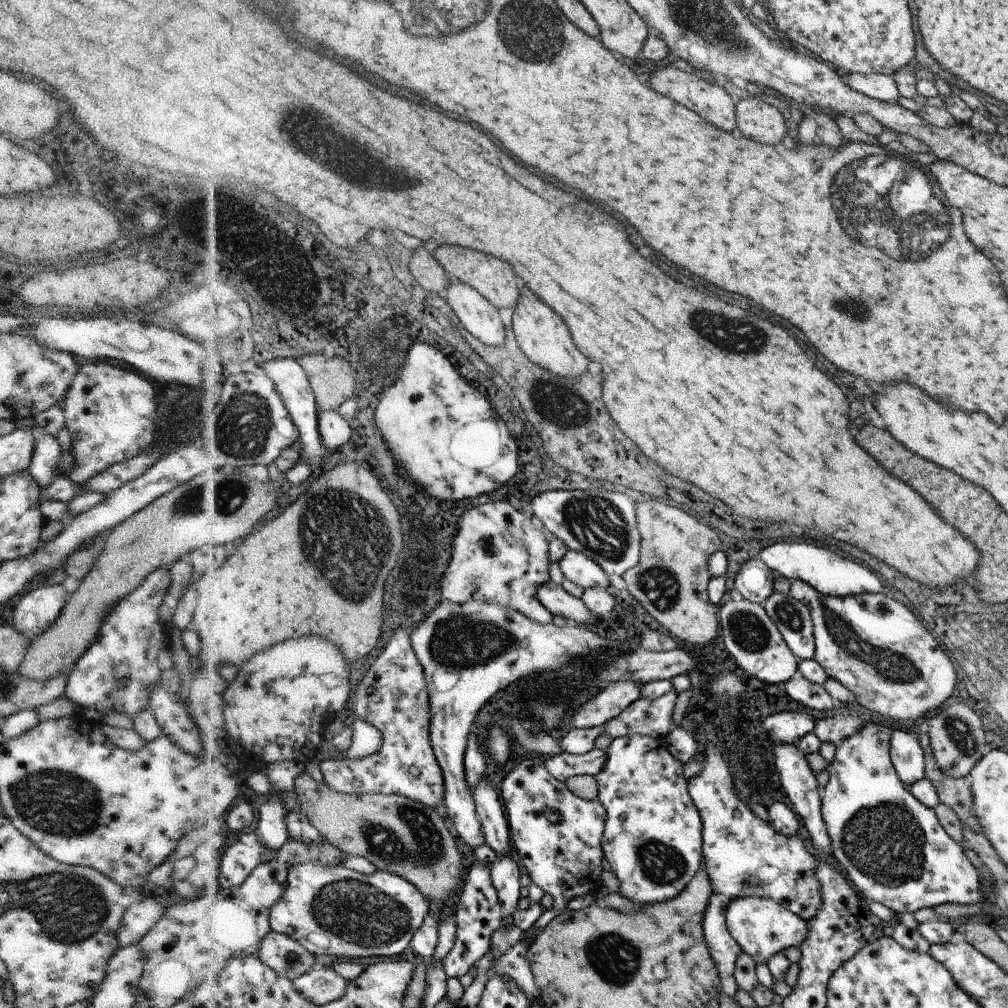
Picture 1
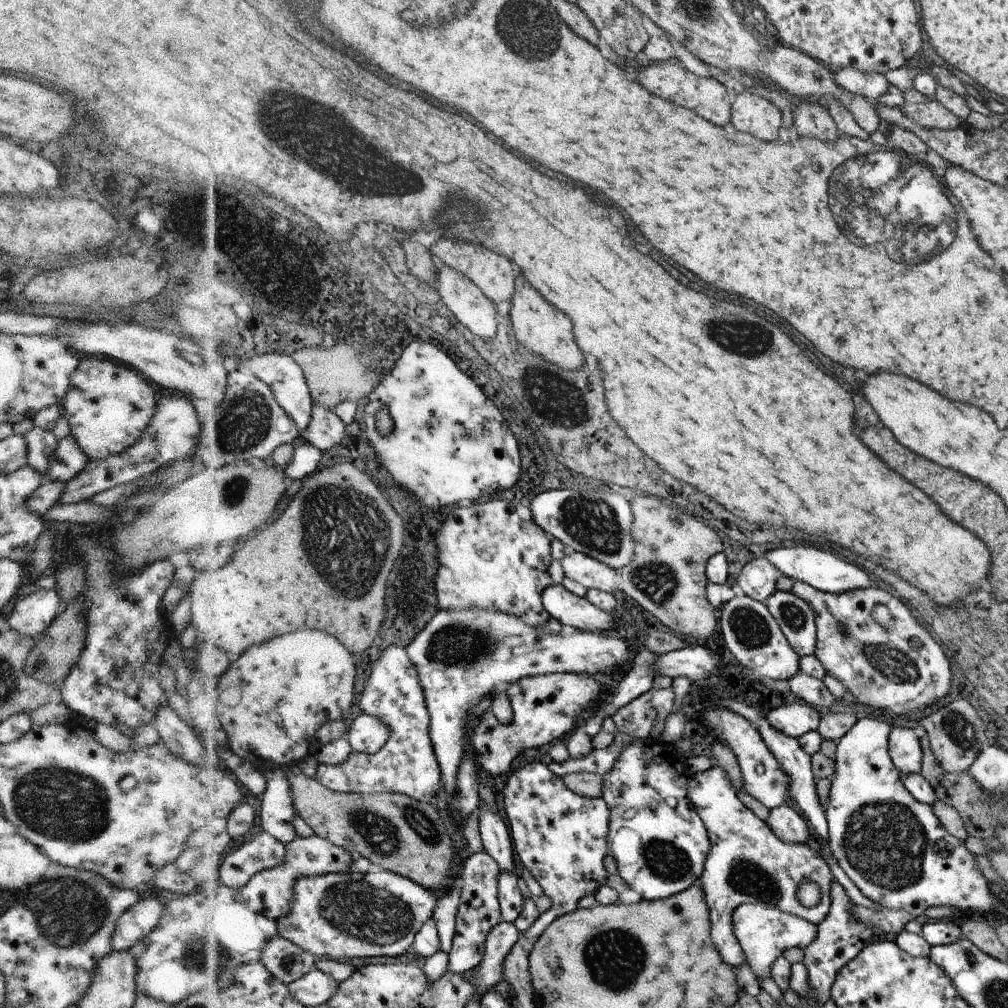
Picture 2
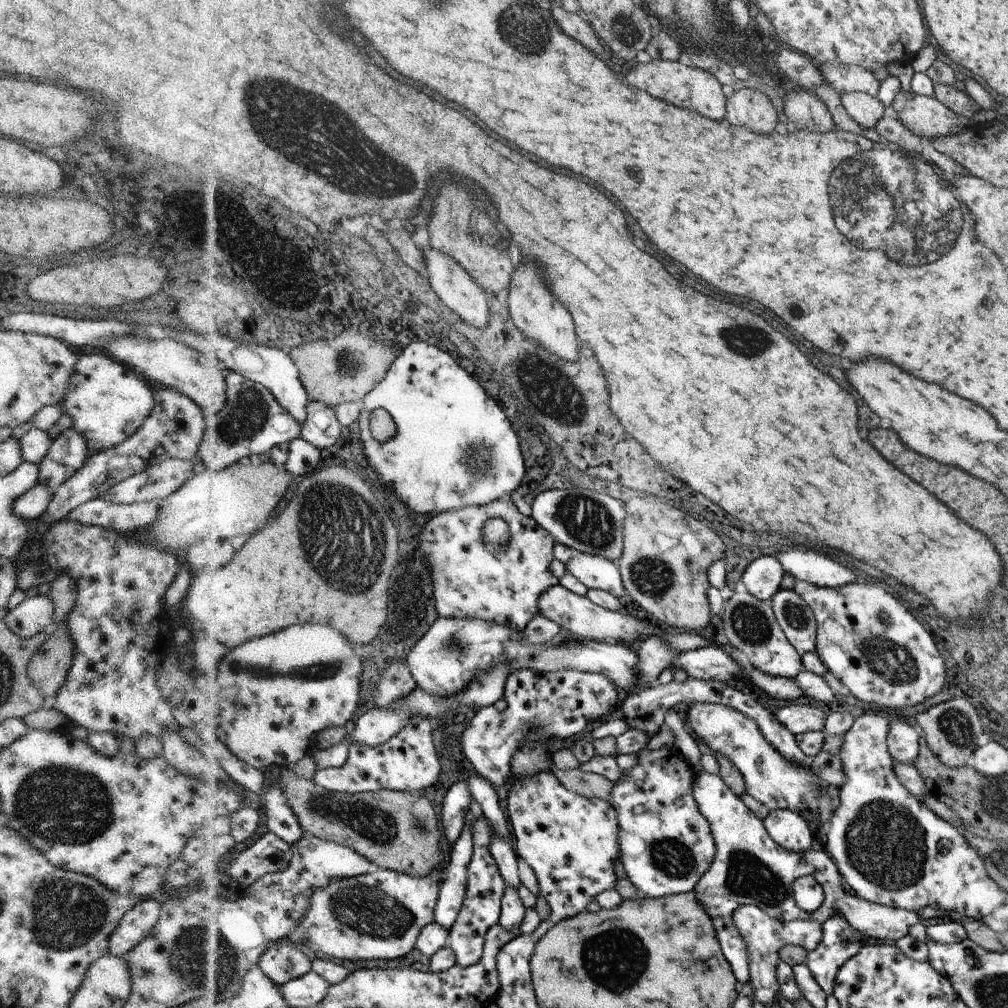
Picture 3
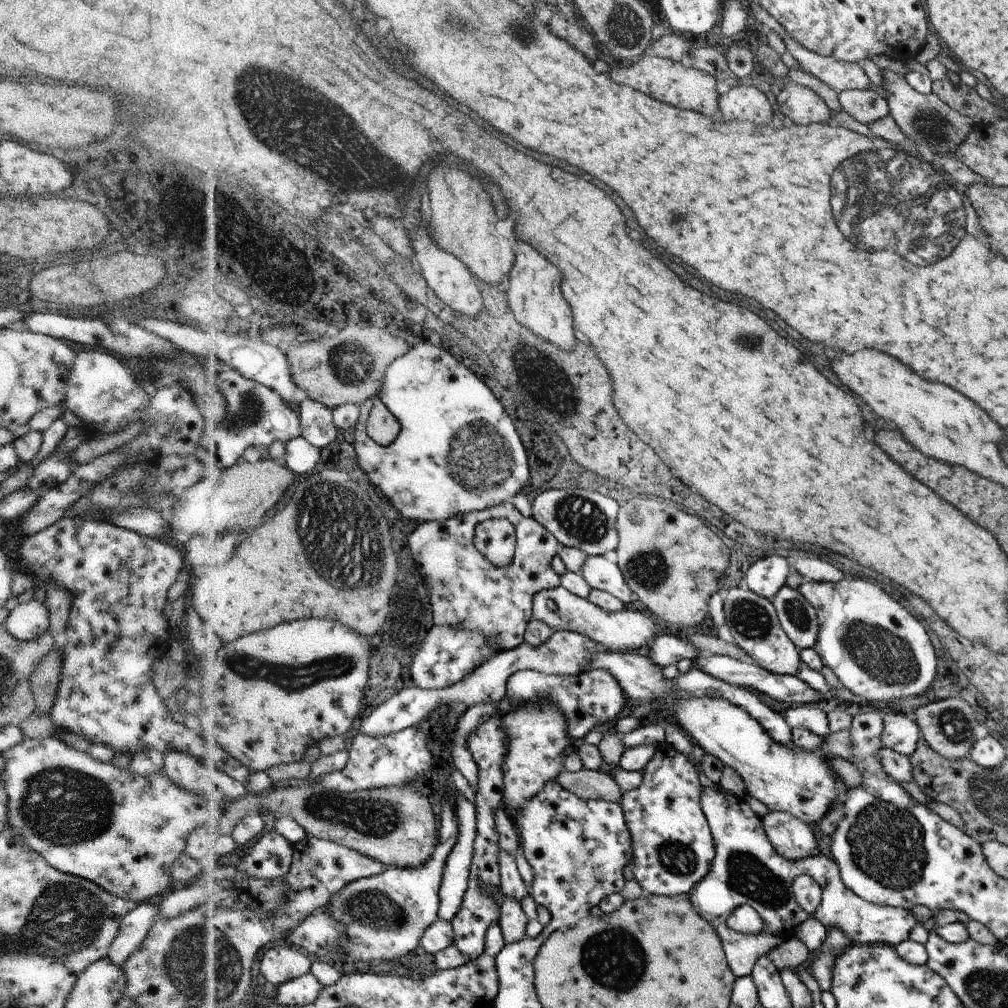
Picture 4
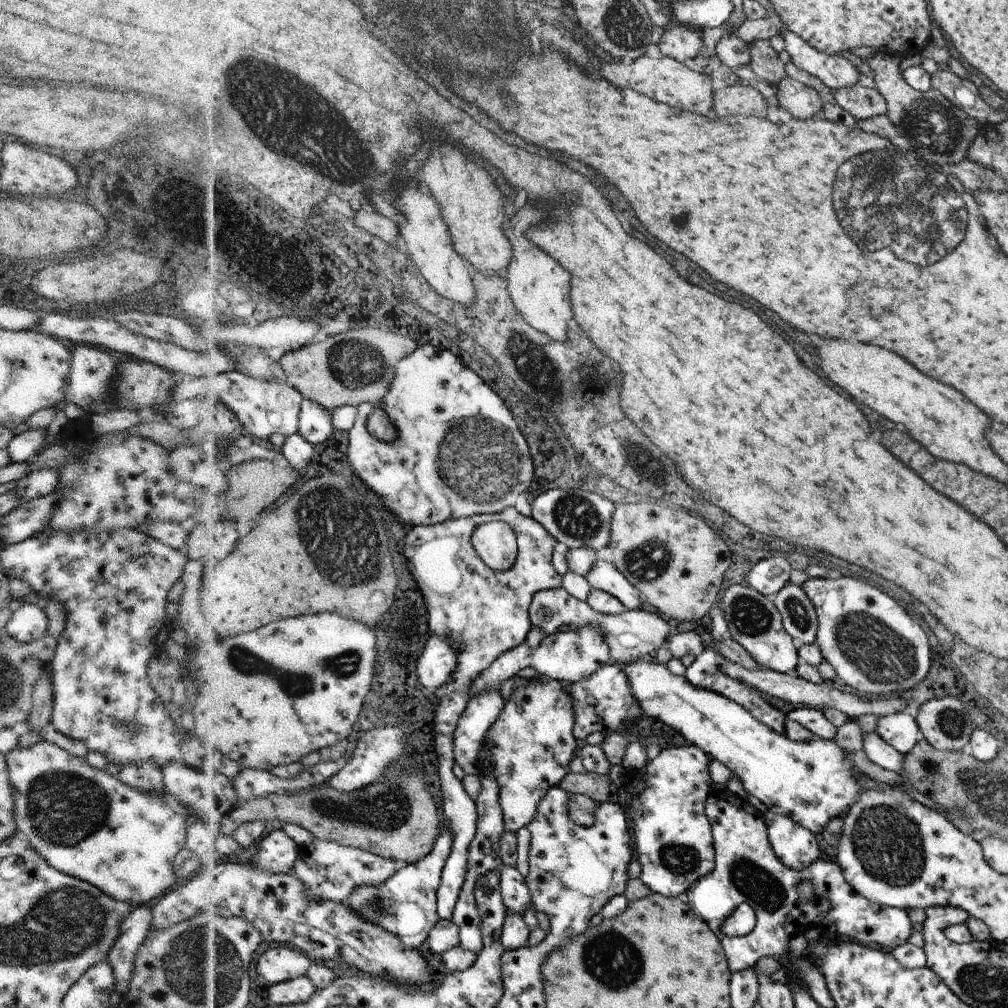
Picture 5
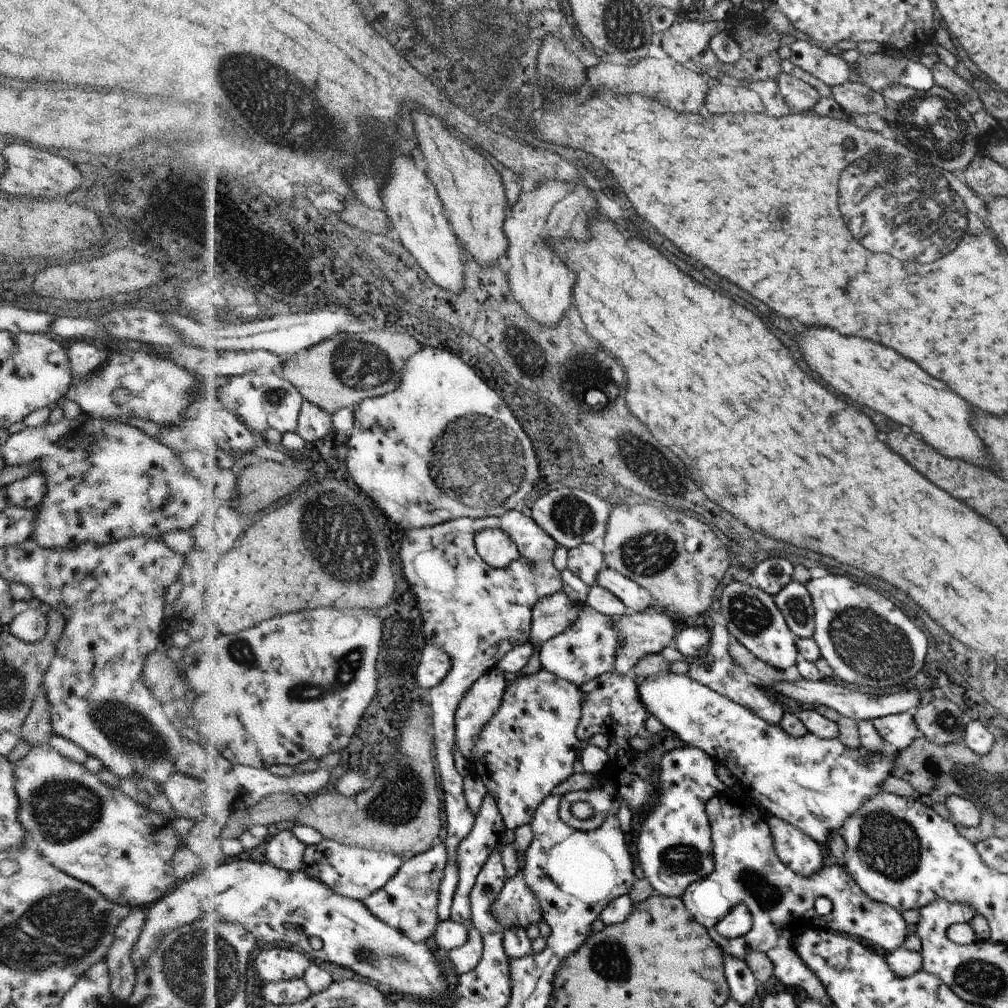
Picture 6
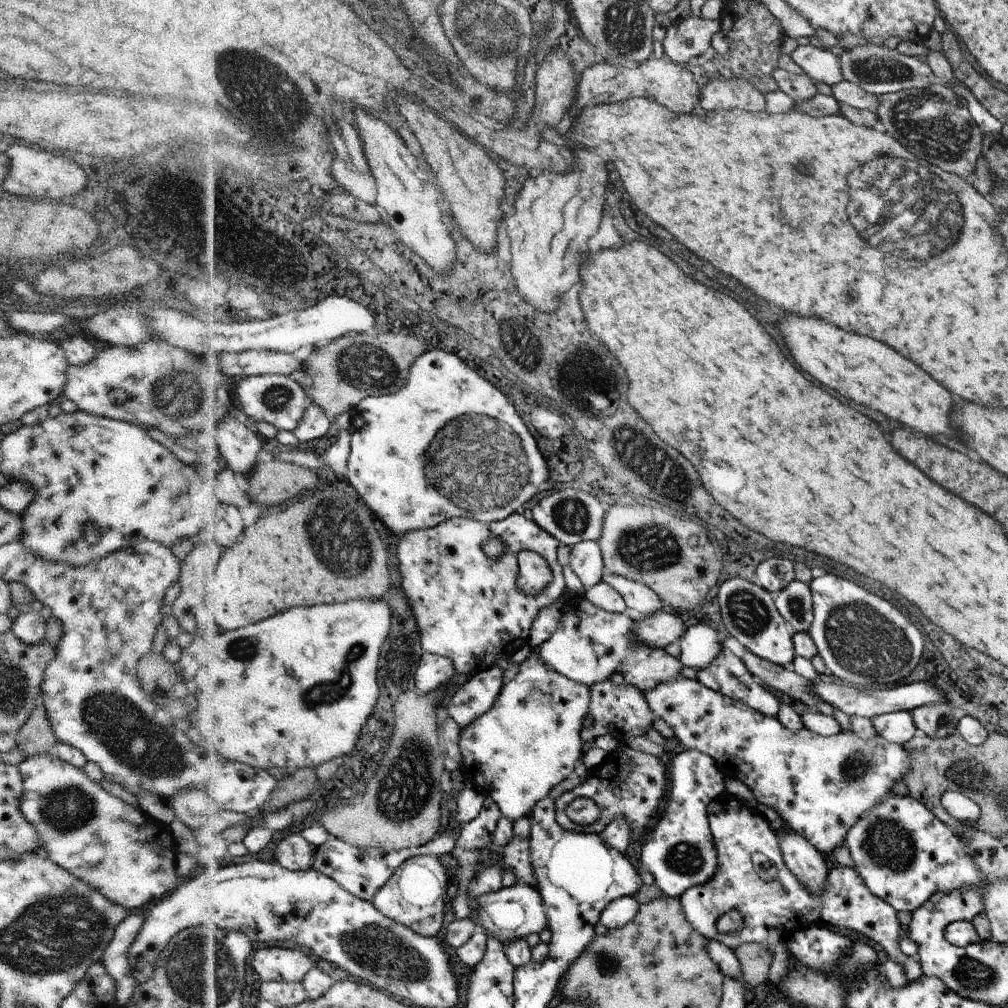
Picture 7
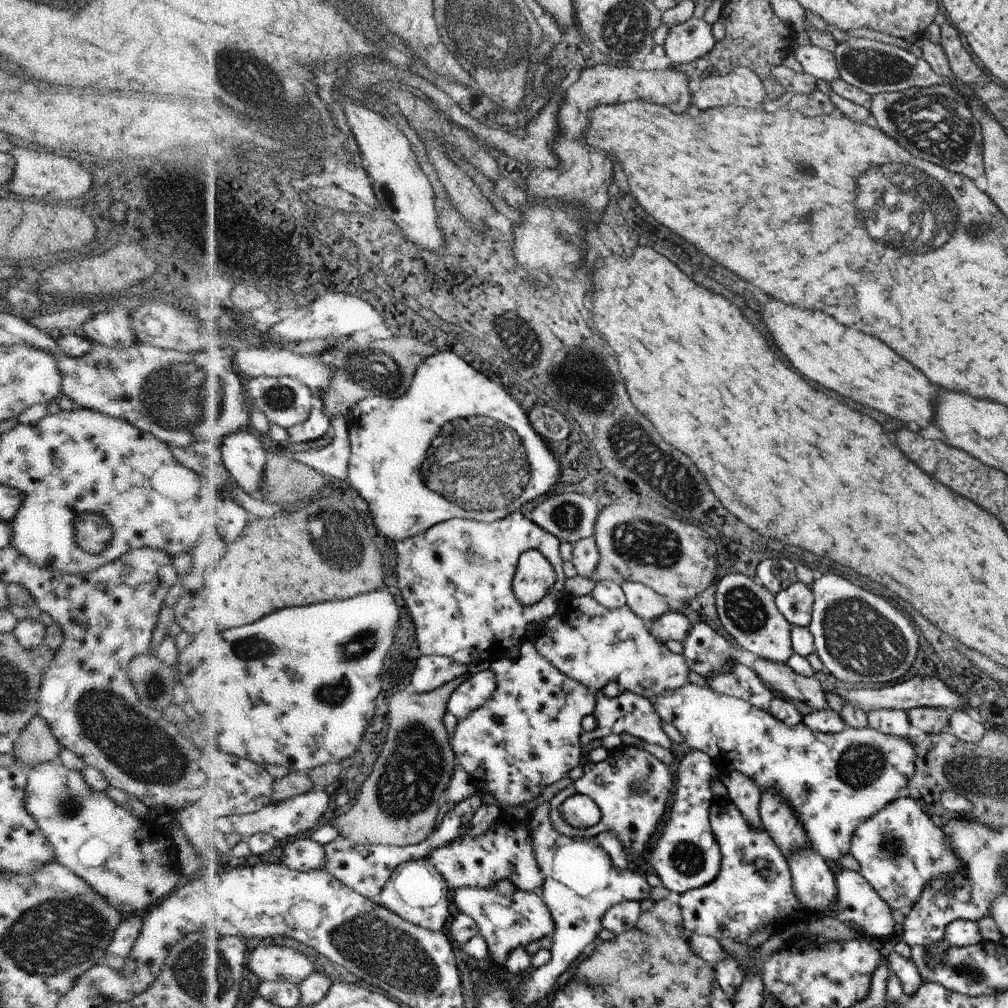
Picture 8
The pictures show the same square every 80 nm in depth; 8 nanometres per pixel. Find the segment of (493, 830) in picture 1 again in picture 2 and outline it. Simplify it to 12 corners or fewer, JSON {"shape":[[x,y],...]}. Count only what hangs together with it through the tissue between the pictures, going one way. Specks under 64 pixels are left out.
{"shape":[[479,804],[479,836],[501,872],[517,863],[508,828],[486,804]]}

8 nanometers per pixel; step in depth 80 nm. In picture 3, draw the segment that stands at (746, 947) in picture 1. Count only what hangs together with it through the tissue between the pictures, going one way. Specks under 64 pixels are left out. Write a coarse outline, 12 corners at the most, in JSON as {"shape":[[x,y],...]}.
{"shape":[[743,905],[732,922],[746,942],[754,997],[776,1004],[777,965],[788,946],[814,950],[814,918],[779,920]]}

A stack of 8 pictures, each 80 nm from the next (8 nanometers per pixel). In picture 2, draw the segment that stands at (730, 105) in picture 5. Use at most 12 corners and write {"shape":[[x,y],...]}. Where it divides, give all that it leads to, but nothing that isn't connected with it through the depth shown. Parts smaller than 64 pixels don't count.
{"shape":[[755,89],[737,92],[732,124],[776,140],[781,112]]}

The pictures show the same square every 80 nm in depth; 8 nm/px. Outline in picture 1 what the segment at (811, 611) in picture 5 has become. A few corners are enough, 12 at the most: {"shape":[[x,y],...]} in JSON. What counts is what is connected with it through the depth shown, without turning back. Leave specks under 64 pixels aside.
{"shape":[[773,592],[761,606],[797,659],[813,659],[810,610]]}

